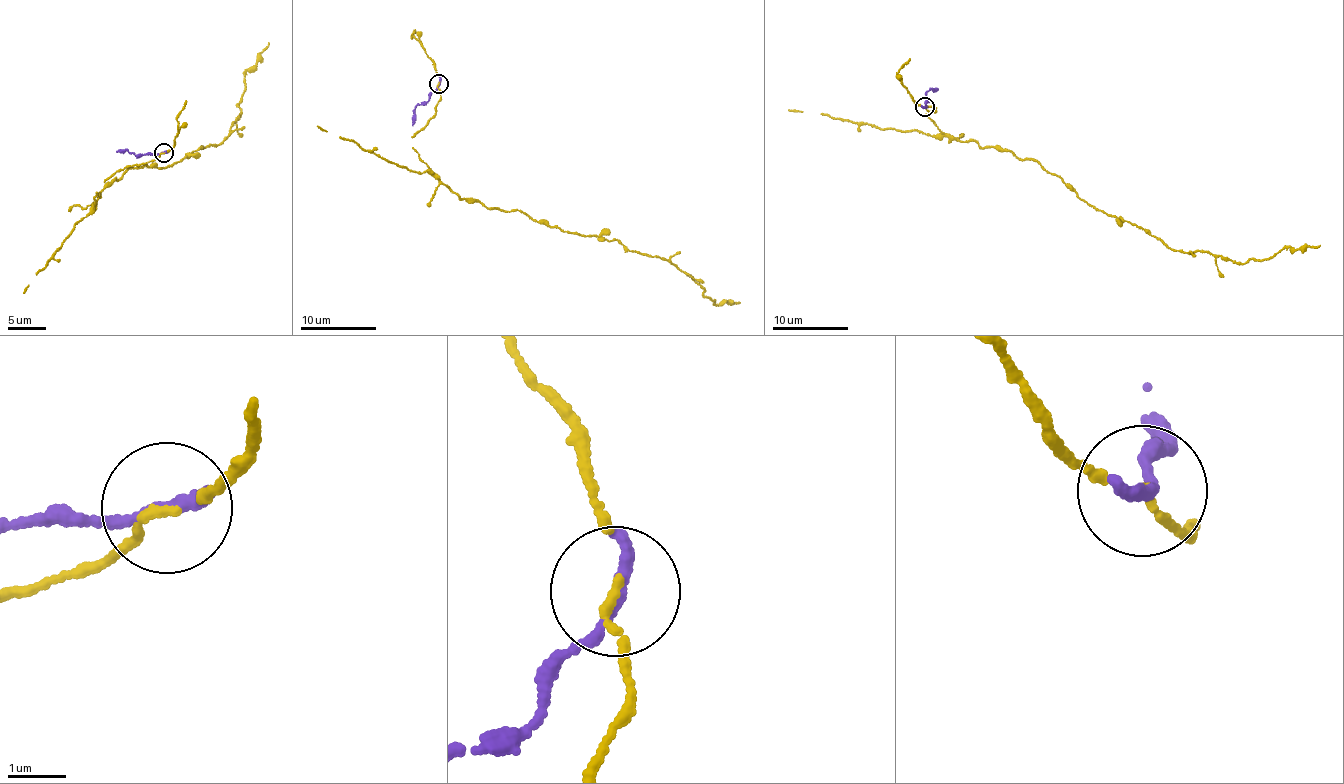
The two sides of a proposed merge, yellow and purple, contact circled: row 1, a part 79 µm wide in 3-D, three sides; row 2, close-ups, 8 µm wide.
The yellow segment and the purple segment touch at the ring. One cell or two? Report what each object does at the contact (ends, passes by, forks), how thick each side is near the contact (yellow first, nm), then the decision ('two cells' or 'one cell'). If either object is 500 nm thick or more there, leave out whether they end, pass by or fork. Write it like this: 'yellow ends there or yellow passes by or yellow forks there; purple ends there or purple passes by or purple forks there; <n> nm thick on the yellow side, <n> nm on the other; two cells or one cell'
yellow passes by; purple ends there; 110 nm thick on the yellow side, 240 nm on the other; two cells

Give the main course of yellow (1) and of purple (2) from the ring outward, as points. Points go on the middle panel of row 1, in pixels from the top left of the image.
1: (438, 84), (439, 102), (413, 135), (412, 147), (459, 196), (659, 255), (717, 304), (738, 302)
2: (438, 84), (427, 101), (416, 106), (412, 125)

